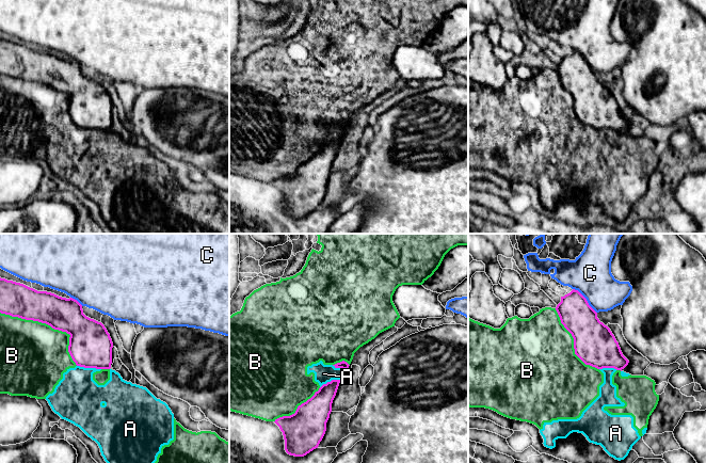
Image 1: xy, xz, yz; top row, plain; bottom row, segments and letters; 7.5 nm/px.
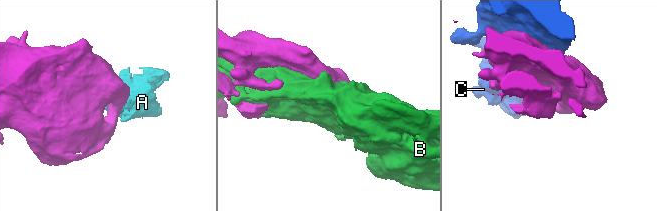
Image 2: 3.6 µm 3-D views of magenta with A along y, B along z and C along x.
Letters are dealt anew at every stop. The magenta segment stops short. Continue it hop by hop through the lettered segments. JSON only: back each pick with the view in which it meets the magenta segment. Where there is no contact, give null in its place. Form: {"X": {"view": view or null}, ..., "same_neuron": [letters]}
{"same_neuron": []}

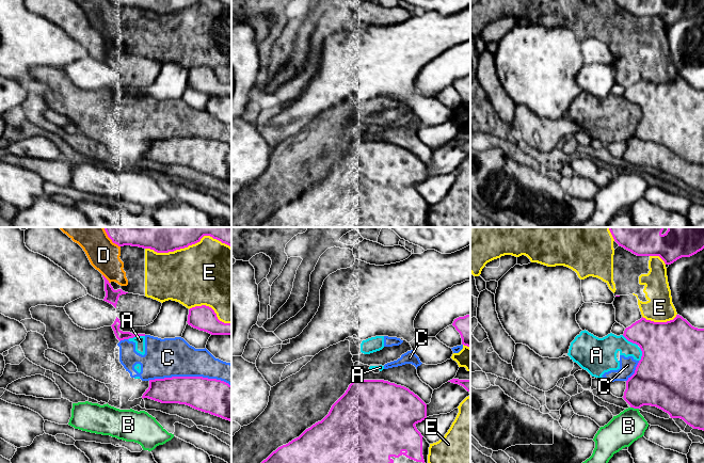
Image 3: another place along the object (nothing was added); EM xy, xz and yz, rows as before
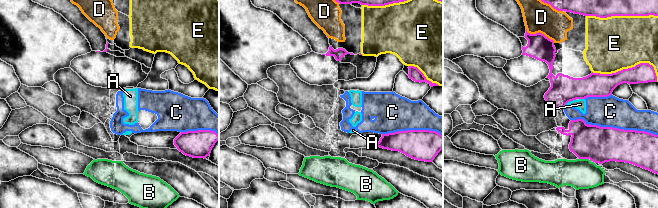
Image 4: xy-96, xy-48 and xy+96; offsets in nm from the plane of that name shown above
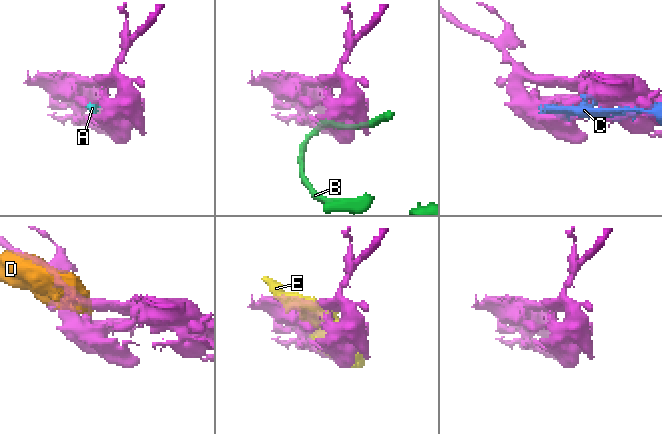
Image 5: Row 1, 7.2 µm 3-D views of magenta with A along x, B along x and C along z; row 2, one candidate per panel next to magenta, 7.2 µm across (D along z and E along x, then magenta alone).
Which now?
{"same_neuron": []}

